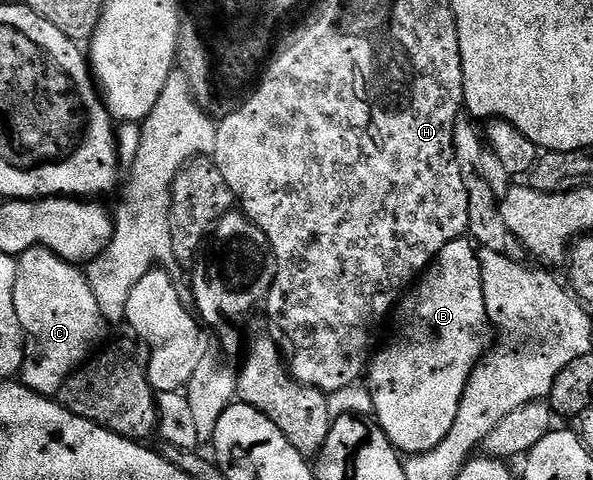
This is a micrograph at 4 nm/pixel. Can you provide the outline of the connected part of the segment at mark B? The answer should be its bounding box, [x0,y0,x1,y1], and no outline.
[368,239,488,457]

